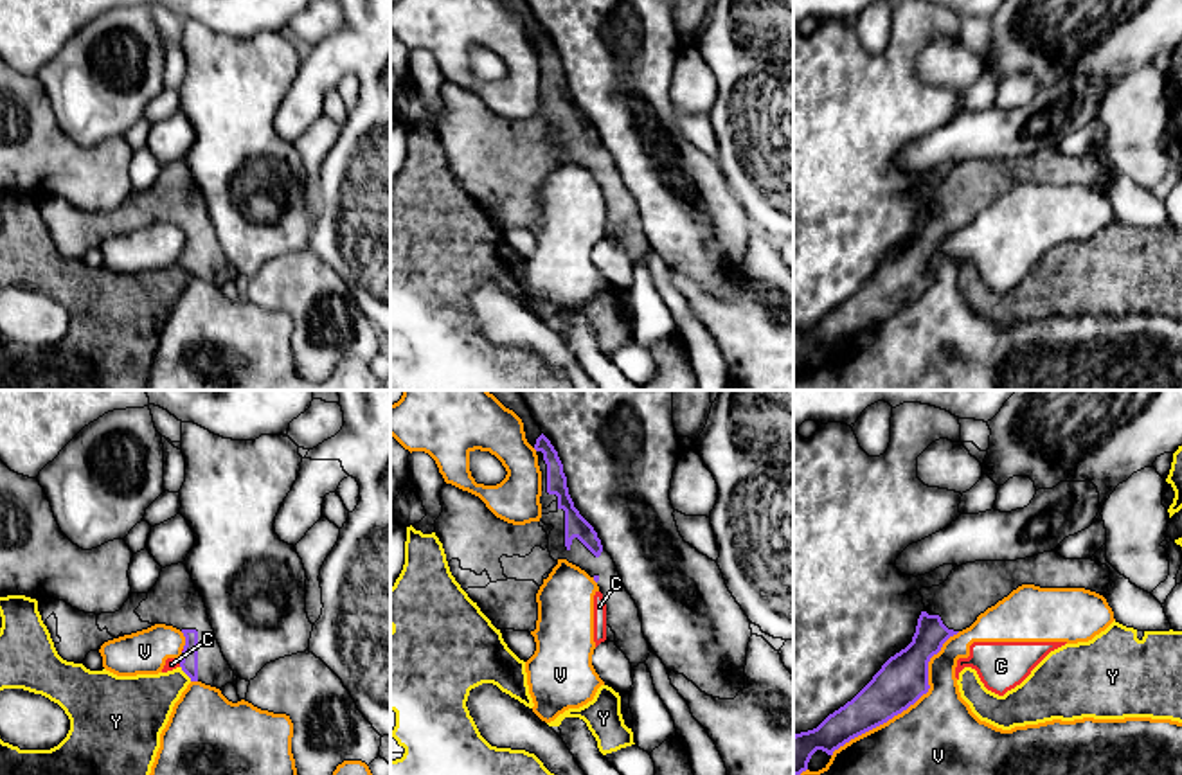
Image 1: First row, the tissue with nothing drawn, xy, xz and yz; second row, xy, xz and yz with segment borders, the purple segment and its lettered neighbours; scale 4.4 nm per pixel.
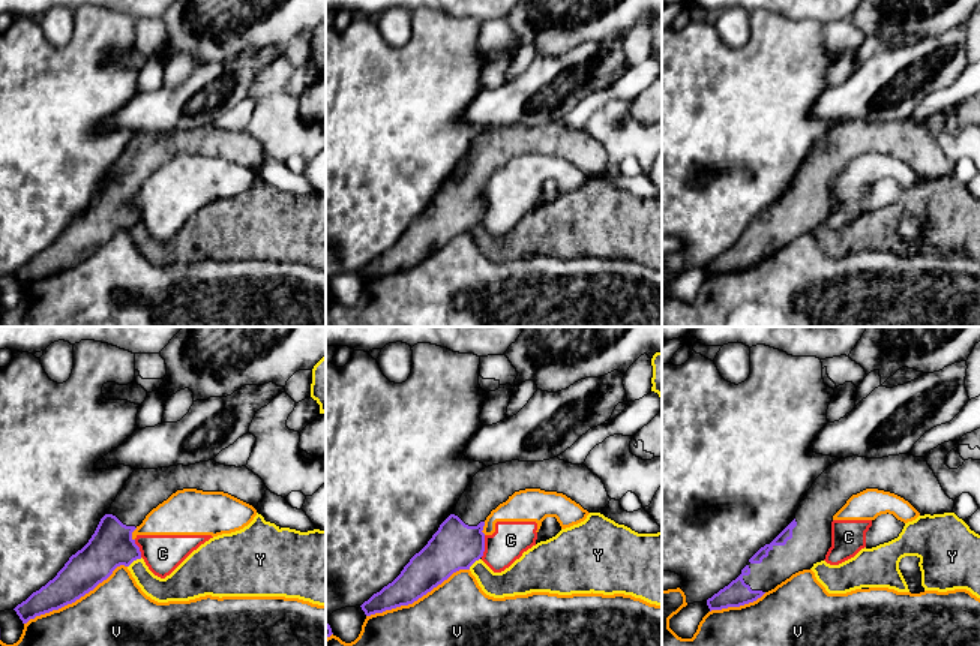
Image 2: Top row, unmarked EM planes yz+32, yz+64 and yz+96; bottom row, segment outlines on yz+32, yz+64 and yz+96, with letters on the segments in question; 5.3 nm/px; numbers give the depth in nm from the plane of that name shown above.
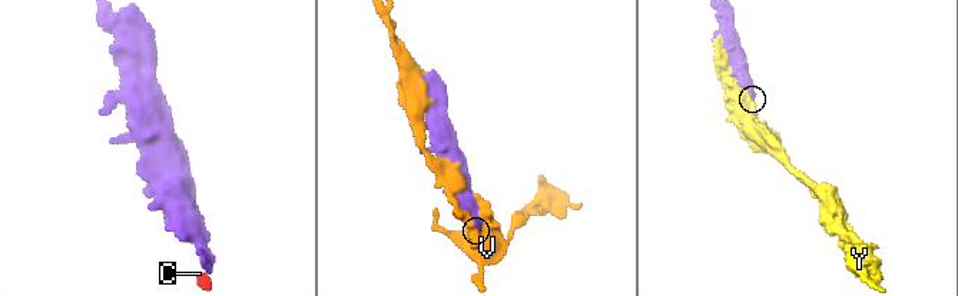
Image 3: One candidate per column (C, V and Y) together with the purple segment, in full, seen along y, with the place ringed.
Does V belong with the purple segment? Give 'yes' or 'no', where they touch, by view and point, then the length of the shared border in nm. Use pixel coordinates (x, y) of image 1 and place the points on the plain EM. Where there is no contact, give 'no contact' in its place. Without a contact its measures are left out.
no; meets purple in yz at (909, 302); contact 800 nm long

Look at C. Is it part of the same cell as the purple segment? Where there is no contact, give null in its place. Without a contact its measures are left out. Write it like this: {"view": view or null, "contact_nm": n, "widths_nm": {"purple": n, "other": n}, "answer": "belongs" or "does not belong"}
{"view": "xy", "contact_nm": 40, "widths_nm": {"purple": 80, "other": 50}, "answer": "does not belong"}

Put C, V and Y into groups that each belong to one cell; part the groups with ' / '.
C V / Y

